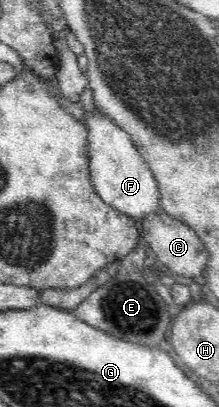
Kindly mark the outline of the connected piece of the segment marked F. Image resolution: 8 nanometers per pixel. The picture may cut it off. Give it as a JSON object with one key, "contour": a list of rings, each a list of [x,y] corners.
{"contour":[[[95,108],[91,115],[86,115],[86,140],[89,142],[90,180],[94,183],[95,192],[108,206],[134,220],[144,220],[144,216],[161,210],[158,183],[125,130]]]}

